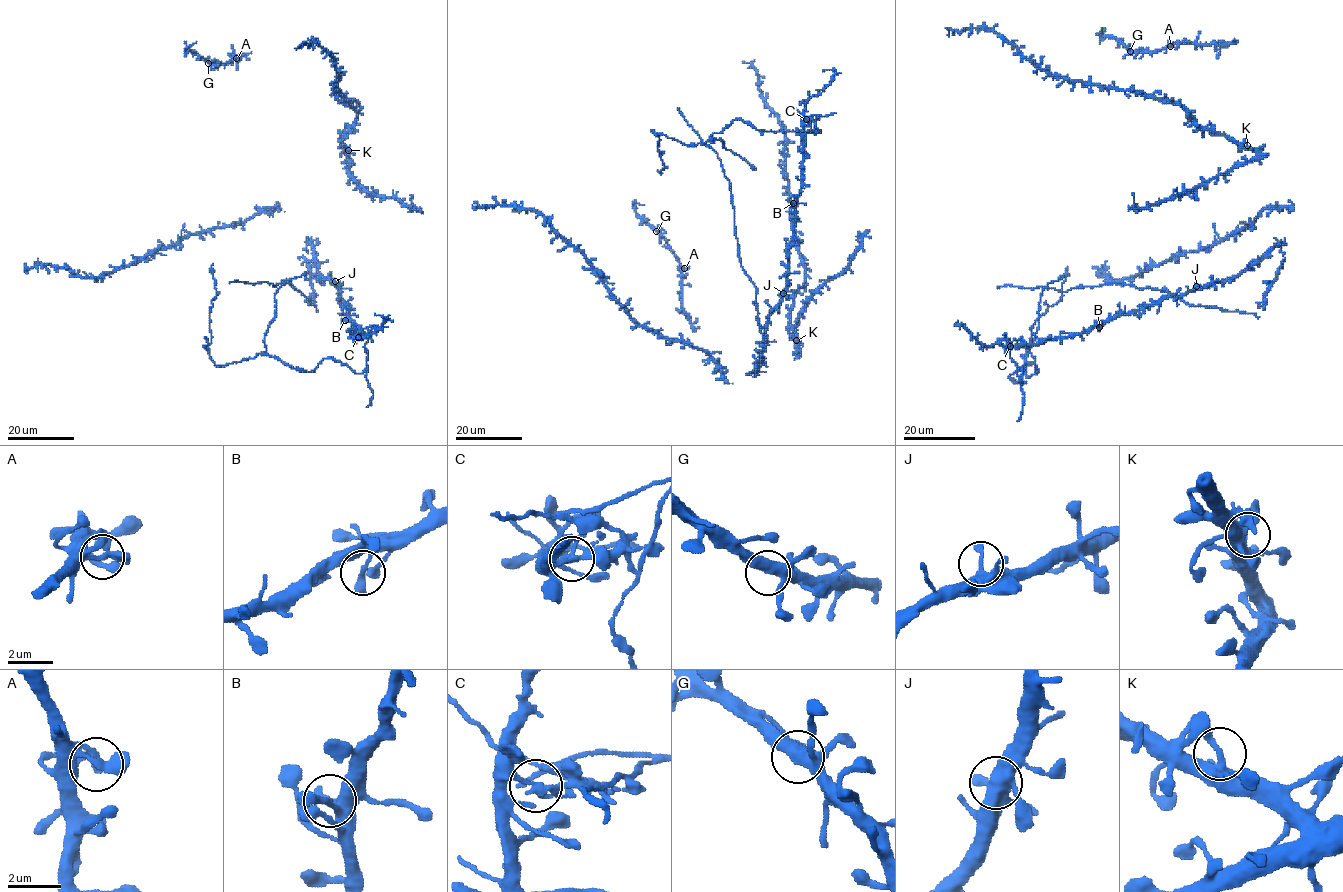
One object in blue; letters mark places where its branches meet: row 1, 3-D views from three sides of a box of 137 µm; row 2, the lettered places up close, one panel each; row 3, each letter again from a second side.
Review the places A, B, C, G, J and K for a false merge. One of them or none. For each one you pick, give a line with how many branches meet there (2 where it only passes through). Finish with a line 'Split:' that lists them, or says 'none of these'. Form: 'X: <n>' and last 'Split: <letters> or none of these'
C: 4
Split: C

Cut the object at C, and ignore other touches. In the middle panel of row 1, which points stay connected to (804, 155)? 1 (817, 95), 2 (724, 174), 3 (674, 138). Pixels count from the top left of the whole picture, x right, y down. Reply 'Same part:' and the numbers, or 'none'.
Same part: 1, 2

